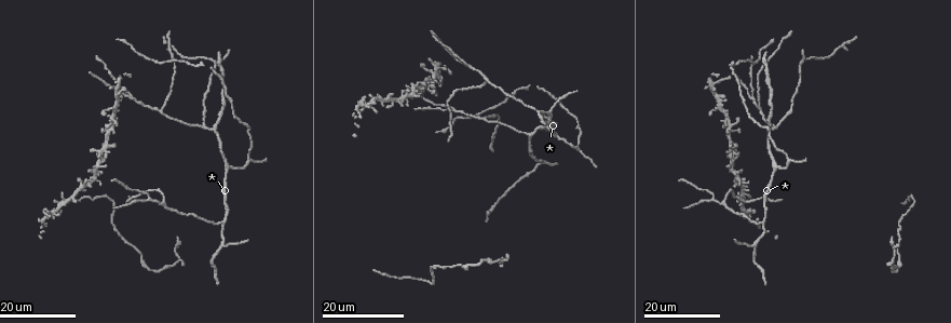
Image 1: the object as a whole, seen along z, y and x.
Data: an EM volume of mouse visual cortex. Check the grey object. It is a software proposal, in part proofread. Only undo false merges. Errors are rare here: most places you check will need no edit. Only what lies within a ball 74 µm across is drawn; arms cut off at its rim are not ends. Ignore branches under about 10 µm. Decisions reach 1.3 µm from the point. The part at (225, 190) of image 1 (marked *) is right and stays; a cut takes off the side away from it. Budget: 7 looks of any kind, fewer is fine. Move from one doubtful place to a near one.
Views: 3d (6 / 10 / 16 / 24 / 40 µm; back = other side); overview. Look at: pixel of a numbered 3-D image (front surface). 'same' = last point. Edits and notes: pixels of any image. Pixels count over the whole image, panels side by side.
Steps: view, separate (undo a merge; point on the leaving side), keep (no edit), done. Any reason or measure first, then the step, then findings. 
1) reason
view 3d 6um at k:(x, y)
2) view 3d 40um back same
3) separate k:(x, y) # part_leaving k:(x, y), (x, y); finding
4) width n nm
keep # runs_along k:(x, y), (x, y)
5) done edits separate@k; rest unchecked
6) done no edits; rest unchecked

view 3d 24um at 1:(231, 166)

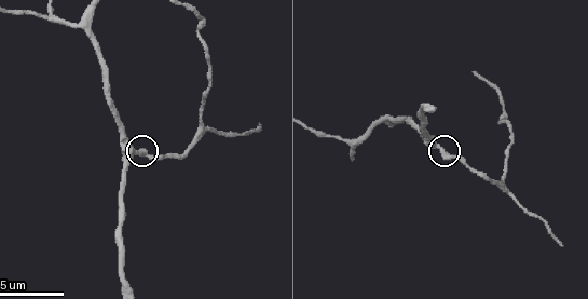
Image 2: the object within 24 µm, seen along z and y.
view 3d 6um at 2:(442, 148)

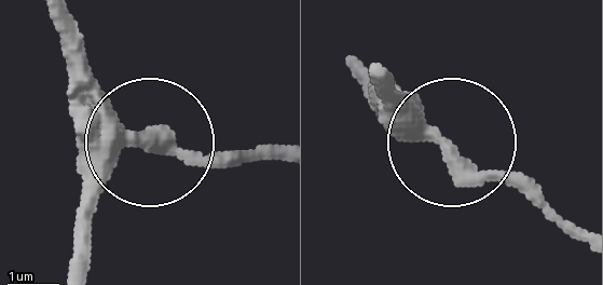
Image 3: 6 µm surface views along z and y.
width 450 nm
keep # all the same cell

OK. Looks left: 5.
branch point
view 3d 10um at 2:(48, 18)

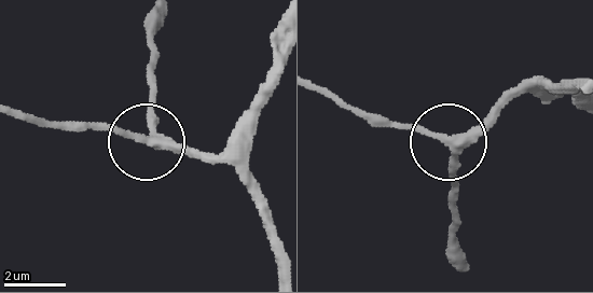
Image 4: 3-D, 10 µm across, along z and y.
view 3d 10um back at 4:(148, 140)

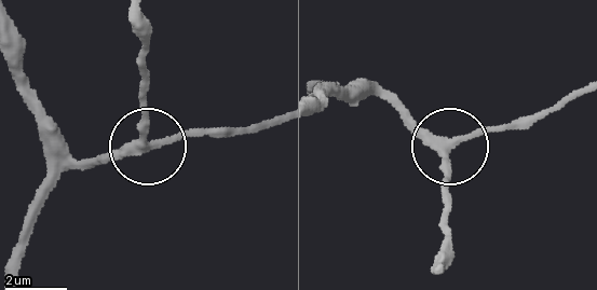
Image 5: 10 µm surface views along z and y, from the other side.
arms 3
keep # runs_along 5:(16, 243), (34, 204), (65, 173), (147, 147), (143, 74); continuous, no second cell

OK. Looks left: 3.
three-way junction
view 3d 16um at 1:(135, 98)

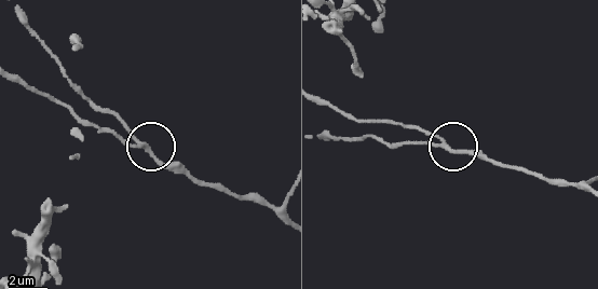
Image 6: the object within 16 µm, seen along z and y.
view 3d 6um at 6:(442, 140)

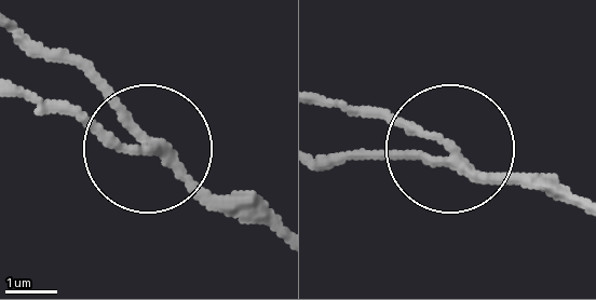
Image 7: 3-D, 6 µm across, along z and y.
width 200 nm
keep # continuous, no second cell

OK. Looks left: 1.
done no edits; rest unchecked

